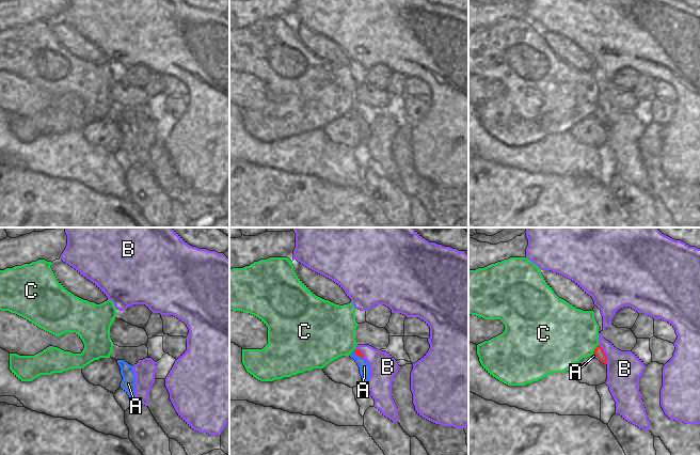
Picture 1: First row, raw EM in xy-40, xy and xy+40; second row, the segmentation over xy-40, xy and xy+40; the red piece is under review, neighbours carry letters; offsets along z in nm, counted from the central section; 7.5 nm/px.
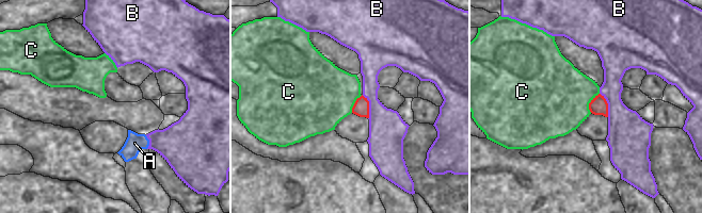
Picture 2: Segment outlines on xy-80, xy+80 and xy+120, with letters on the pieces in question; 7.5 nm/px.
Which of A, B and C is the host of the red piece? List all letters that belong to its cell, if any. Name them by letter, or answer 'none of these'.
A

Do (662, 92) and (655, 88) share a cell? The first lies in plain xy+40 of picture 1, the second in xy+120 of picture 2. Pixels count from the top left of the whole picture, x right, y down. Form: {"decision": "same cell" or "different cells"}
{"decision": "different cells"}

